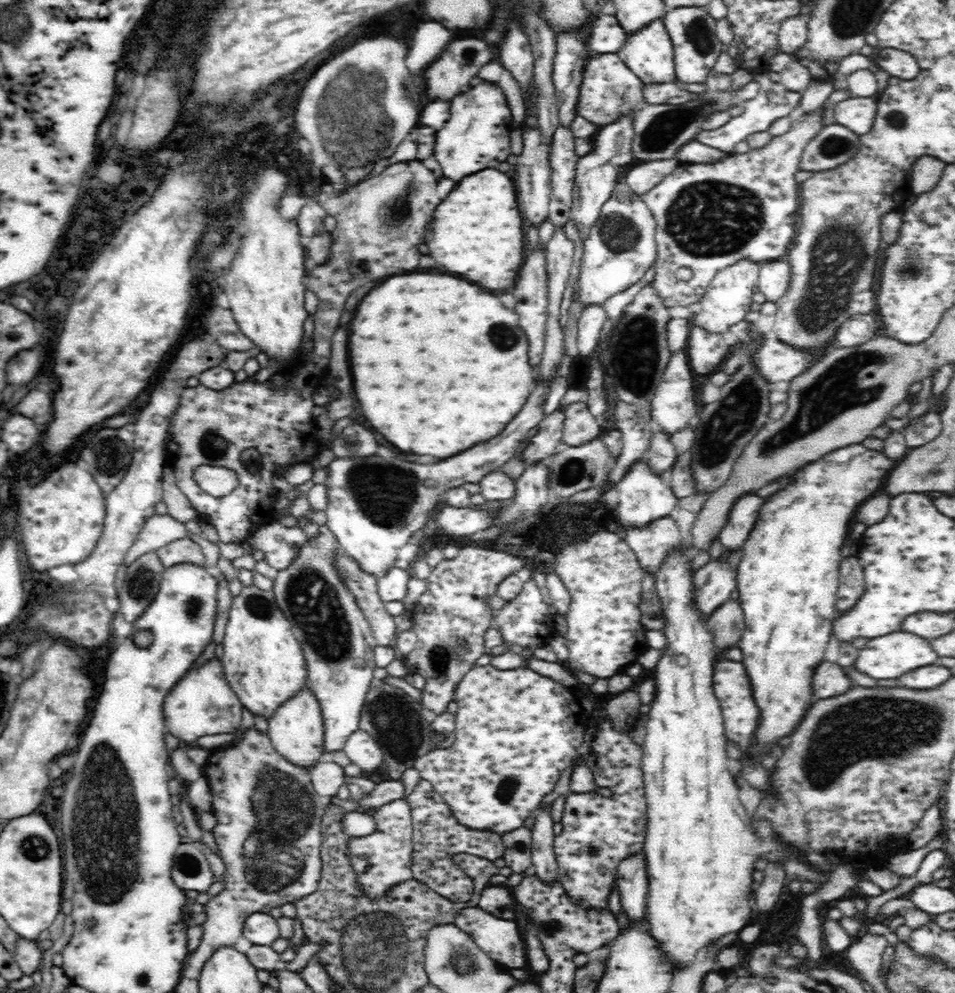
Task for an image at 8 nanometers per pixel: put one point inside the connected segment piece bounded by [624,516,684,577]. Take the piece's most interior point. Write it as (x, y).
(652, 544)

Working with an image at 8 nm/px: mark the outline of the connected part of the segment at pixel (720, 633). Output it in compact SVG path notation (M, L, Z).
M729 600L711 612L710 630L714 633L714 642L718 650L727 651L740 642L744 630L744 613L738 601Z

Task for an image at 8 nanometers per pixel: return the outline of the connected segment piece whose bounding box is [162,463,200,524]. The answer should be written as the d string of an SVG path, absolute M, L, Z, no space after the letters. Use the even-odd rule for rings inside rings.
M170 463L164 465L162 476L162 500L167 506L167 514L184 524L200 519L198 510L194 510L190 499L184 495L180 487L178 487L176 476Z

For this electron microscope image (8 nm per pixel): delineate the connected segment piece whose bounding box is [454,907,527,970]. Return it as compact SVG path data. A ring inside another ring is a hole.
M474 907L464 908L454 924L468 933L483 952L499 966L507 970L524 969L527 966L527 948L523 941L520 924L516 920L502 920L485 912L482 908Z

